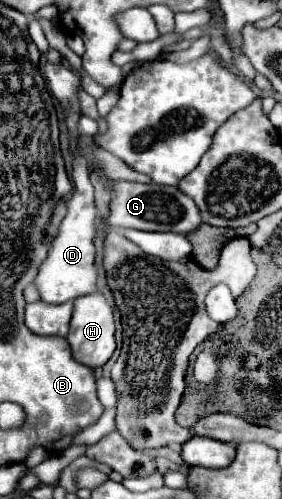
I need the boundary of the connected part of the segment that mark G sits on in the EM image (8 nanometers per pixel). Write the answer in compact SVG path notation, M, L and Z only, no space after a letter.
M113 183L113 199L111 199L111 213L107 223L111 227L133 227L141 231L173 231L173 233L193 233L199 229L201 215L183 191L177 187L167 187L167 185L157 185L157 183Z

